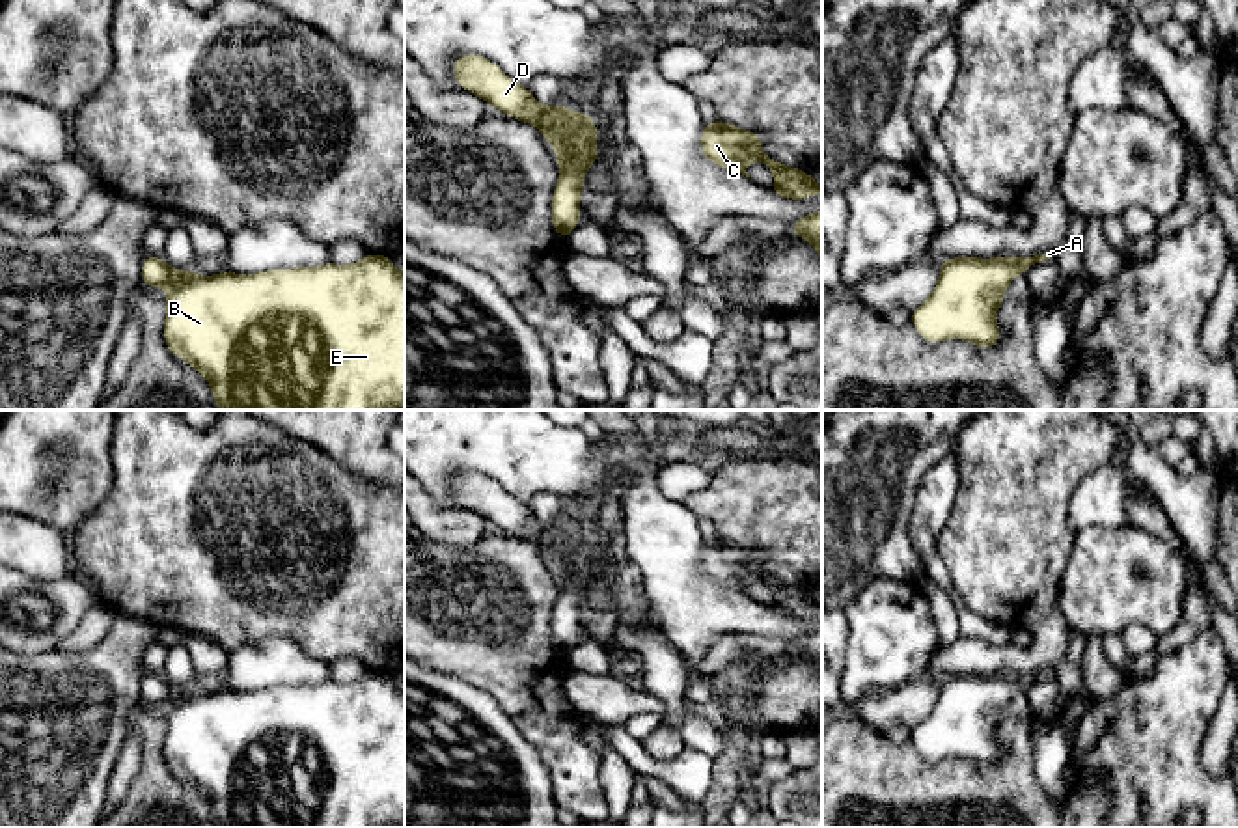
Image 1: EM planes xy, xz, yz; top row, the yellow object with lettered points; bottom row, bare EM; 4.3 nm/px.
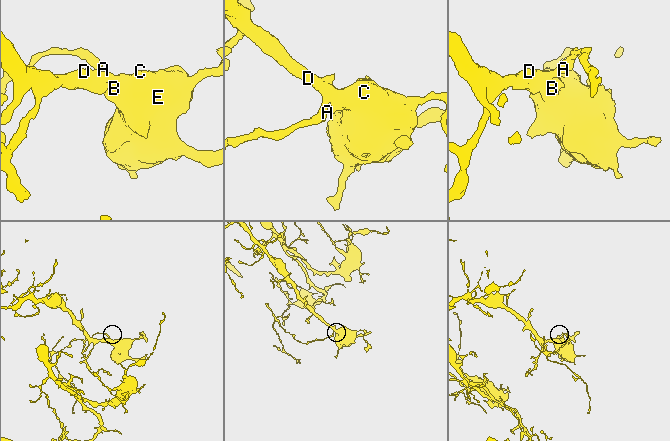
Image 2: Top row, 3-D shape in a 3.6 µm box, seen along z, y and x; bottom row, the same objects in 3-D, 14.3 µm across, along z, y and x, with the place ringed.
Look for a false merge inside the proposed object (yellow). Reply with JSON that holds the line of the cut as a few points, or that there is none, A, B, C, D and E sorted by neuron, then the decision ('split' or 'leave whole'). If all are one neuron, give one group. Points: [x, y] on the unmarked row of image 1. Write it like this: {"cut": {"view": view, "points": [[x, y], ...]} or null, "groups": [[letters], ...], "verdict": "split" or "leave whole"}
{"cut": null, "groups": [["A", "B", "C", "D", "E"]], "verdict": "leave whole"}

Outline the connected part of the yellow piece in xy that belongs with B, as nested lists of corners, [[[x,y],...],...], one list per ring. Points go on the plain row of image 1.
[[[367,671],[352,683],[330,679],[257,692],[224,688],[209,696],[144,673],[142,699],[149,707],[170,707],[164,761],[209,798],[222,828],[390,828],[405,822],[405,692],[382,671]]]

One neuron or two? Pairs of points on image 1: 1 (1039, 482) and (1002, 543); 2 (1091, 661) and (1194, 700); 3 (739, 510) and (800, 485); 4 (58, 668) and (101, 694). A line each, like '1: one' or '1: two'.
1: one
2: two
3: one
4: one

